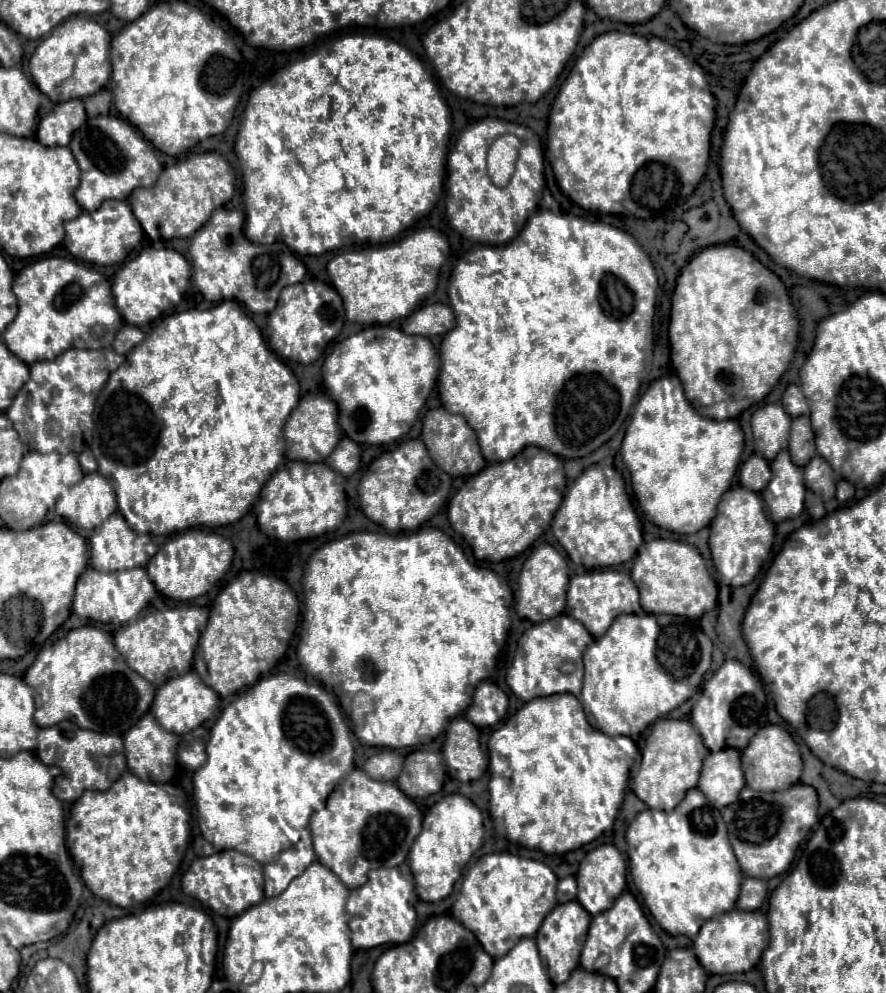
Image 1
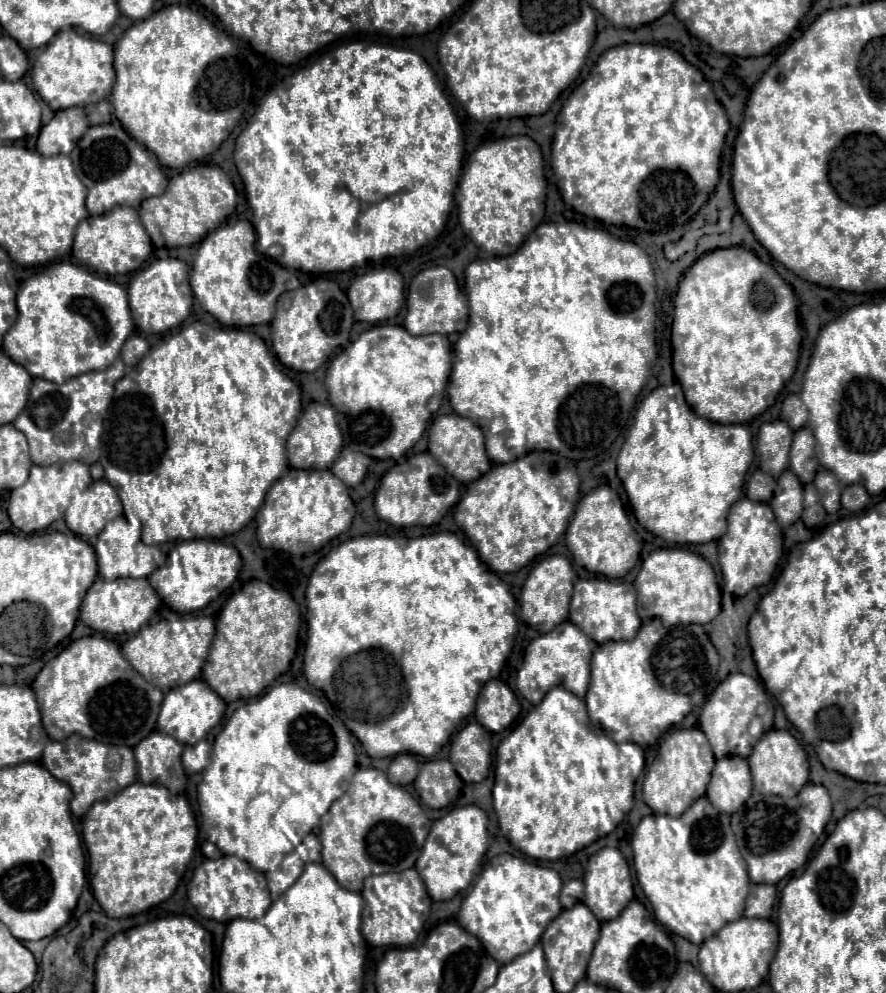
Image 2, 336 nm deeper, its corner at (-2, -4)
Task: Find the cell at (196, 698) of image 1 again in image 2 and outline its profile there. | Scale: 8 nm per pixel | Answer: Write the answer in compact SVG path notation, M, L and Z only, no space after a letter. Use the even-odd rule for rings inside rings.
M194 679L190 683L178 685L168 691L158 715L158 731L176 737L176 741L184 745L194 745L200 739L204 739L214 725L220 723L224 709L226 703L222 701L222 697L218 697L212 689L208 689L208 685L202 679Z

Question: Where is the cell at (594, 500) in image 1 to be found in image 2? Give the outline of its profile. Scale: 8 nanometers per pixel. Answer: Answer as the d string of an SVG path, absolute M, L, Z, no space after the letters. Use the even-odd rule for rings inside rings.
M608 485L596 487L578 501L574 517L566 529L566 545L574 557L574 563L612 579L624 577L640 559L638 535L628 521L618 493Z

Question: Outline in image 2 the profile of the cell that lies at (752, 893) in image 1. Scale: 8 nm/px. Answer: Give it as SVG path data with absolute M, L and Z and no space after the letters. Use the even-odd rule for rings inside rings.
M752 885L750 895L746 899L744 917L770 917L776 901L774 885Z

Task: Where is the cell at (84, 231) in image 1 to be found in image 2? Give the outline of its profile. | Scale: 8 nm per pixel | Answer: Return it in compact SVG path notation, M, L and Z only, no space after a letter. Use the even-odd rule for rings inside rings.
M122 205L122 207L114 207L106 215L88 217L80 221L80 225L74 231L72 257L96 273L120 275L120 273L136 271L150 253L152 253L152 241L146 229L142 227L138 219L138 211L134 207Z

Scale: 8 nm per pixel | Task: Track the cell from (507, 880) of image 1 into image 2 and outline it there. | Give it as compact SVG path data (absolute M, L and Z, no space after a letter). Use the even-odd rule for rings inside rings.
M502 853L502 855L496 855L494 859L486 861L474 889L462 901L462 907L458 913L458 923L468 933L472 933L480 939L480 943L484 945L488 955L492 955L500 965L504 965L504 963L510 963L514 957L528 953L540 941L546 925L562 911L560 901L558 901L560 889L562 889L562 881L554 869L524 861L520 857L512 857L510 853Z

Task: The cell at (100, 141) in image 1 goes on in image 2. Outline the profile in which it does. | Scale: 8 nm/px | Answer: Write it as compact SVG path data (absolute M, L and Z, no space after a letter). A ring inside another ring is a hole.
M118 123L90 127L76 143L70 157L76 175L88 189L86 207L90 215L102 215L116 205L140 207L144 199L164 193L168 183L156 157L152 157L152 153L144 149L144 145L140 145L136 139L132 139Z

